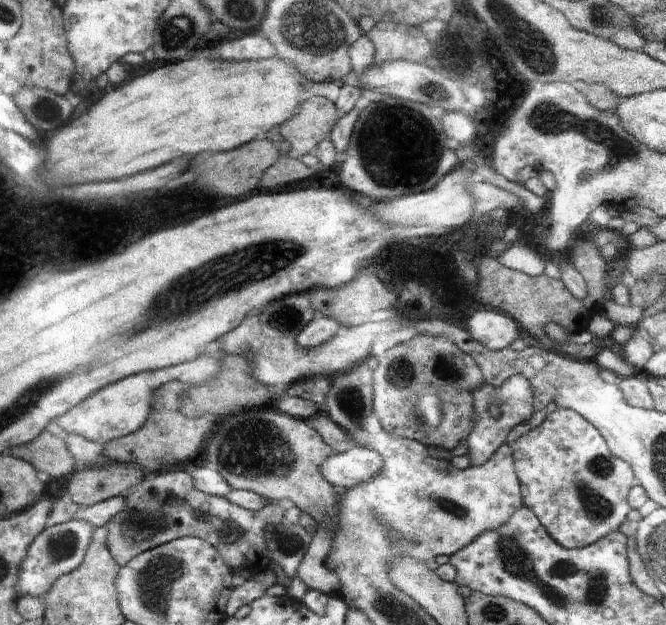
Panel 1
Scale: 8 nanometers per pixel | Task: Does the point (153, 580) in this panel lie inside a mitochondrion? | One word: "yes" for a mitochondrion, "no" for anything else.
yes

